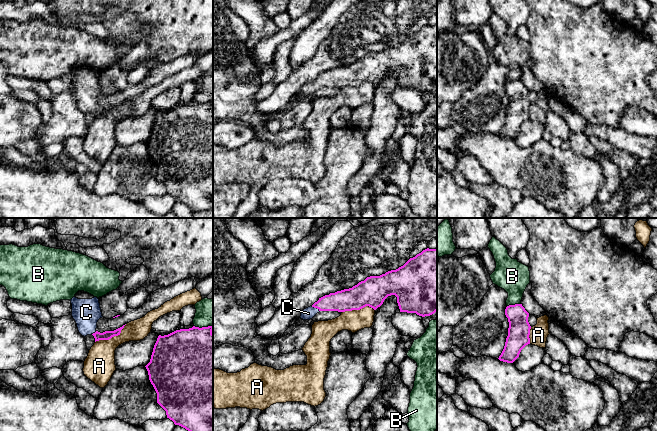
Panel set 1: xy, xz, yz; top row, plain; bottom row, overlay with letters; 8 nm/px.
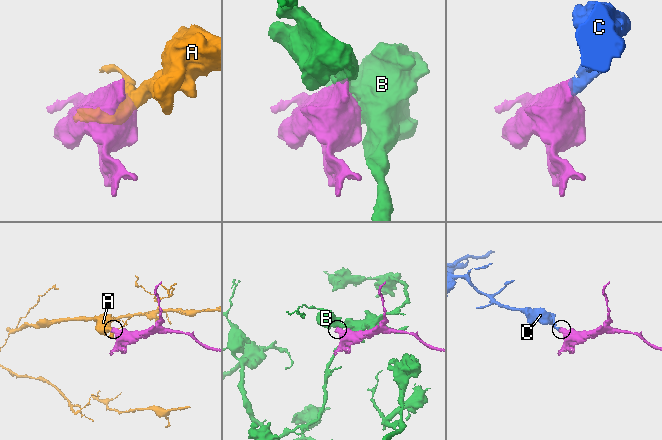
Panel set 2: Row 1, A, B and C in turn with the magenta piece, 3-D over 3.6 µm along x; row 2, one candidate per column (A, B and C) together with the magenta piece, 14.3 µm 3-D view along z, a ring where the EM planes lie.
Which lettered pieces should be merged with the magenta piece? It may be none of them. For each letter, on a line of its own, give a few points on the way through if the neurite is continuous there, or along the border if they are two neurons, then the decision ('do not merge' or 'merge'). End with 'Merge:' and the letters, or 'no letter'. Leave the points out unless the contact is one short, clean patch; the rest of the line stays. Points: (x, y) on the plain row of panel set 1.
A: along xy (126, 100), (117, 111), (108, 115), (99, 115), (95, 118) | do not merge
B: do not merge
C: across xz (345, 76), (328, 78), (315, 83), (308, 89) | merge
Merge: C

